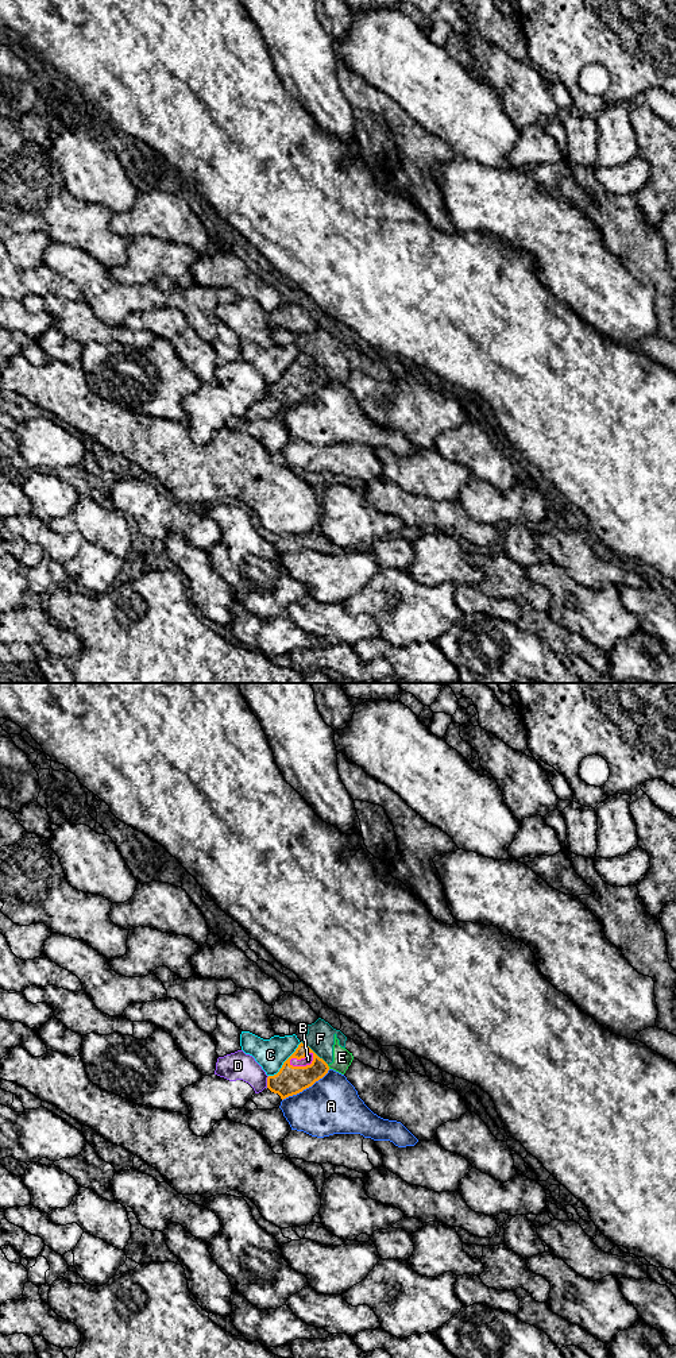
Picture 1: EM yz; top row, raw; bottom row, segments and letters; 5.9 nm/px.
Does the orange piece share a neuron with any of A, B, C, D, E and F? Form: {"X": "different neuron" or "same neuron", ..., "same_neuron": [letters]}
{"A": "different neuron", "B": "same neuron", "C": "different neuron", "D": "different neuron", "E": "different neuron", "F": "different neuron", "same_neuron": ["B"]}

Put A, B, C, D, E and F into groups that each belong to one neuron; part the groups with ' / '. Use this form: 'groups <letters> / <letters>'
groups A / B / C / D / E F

